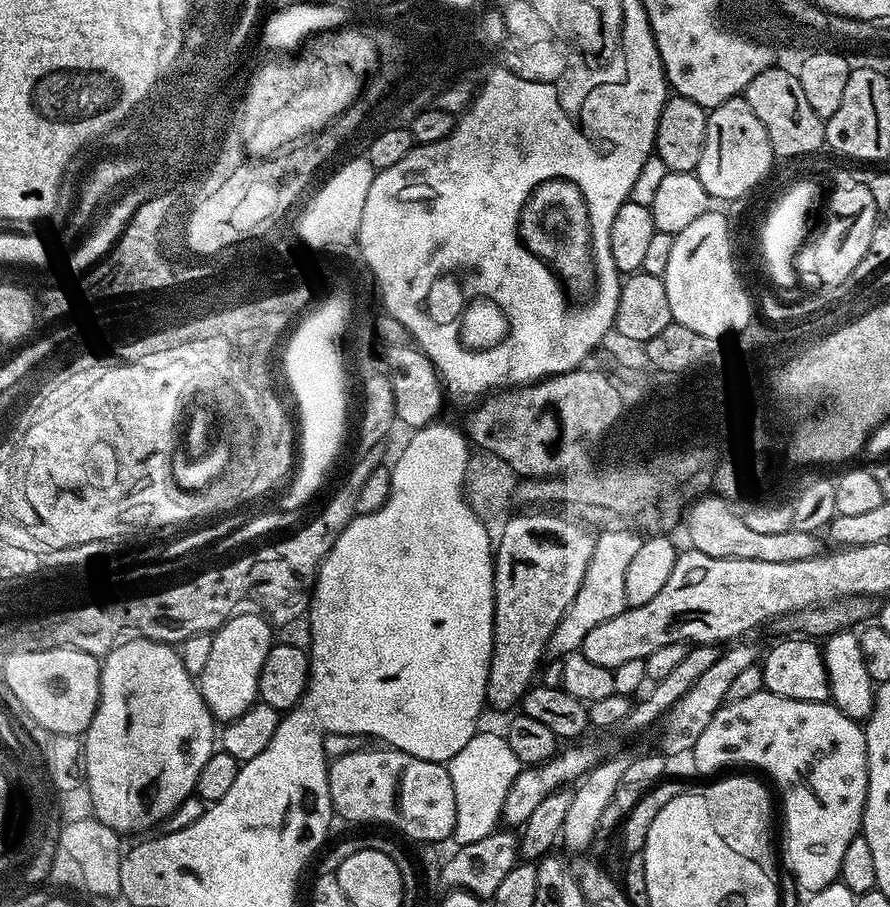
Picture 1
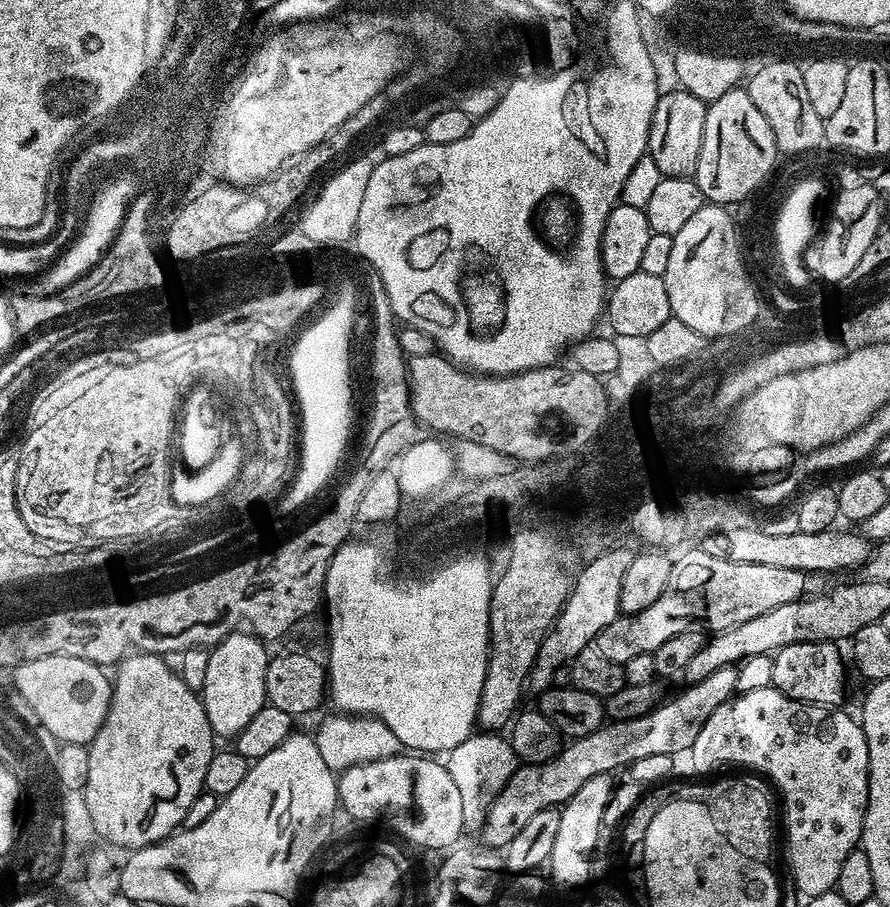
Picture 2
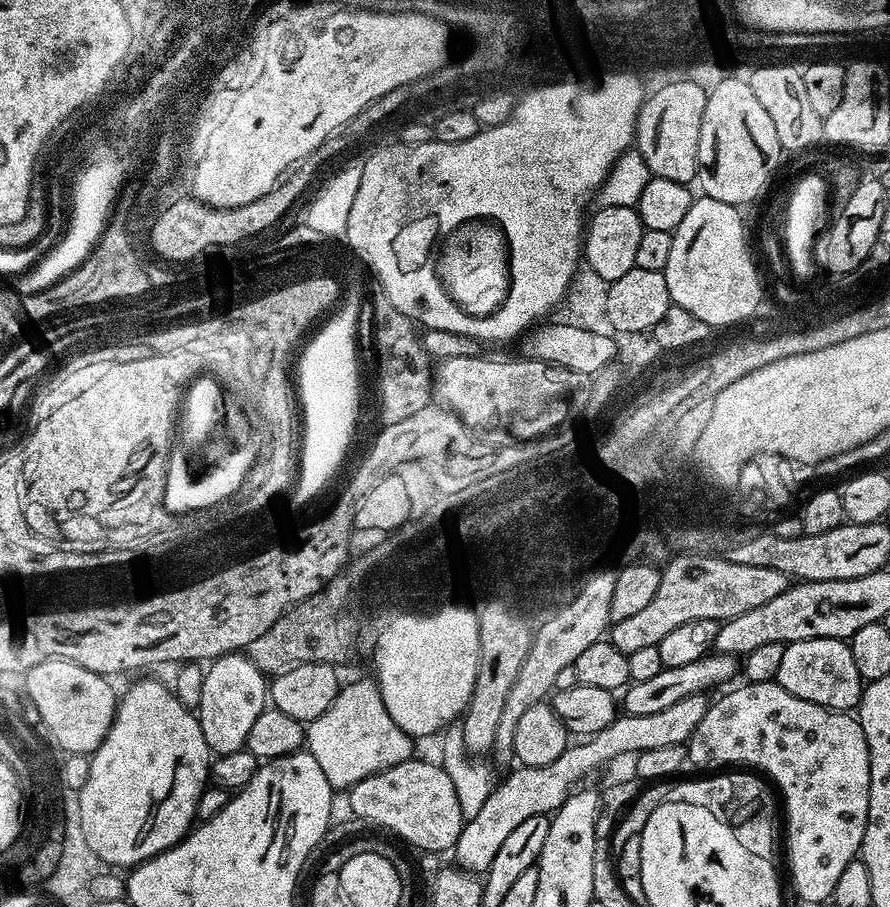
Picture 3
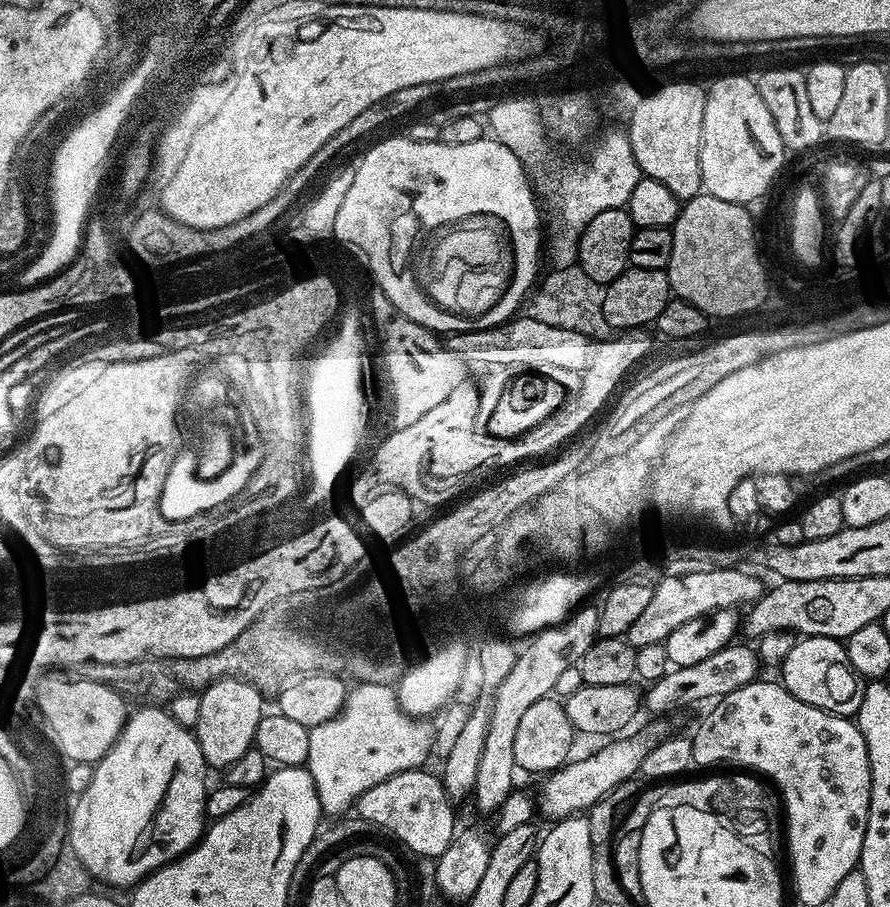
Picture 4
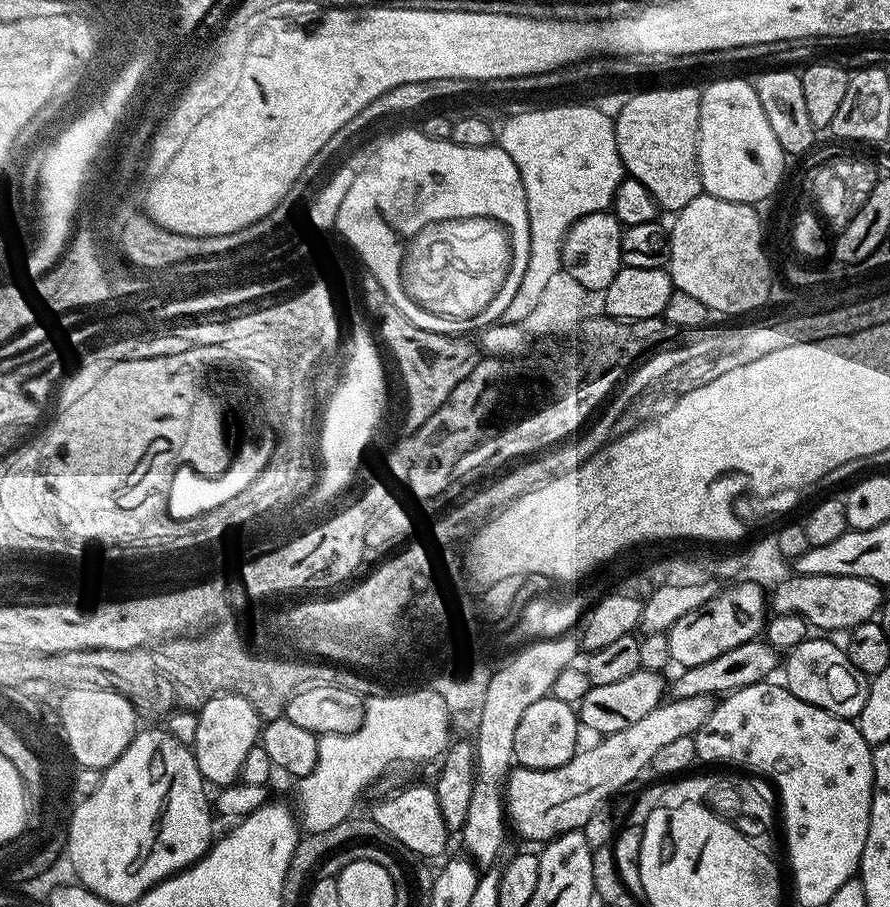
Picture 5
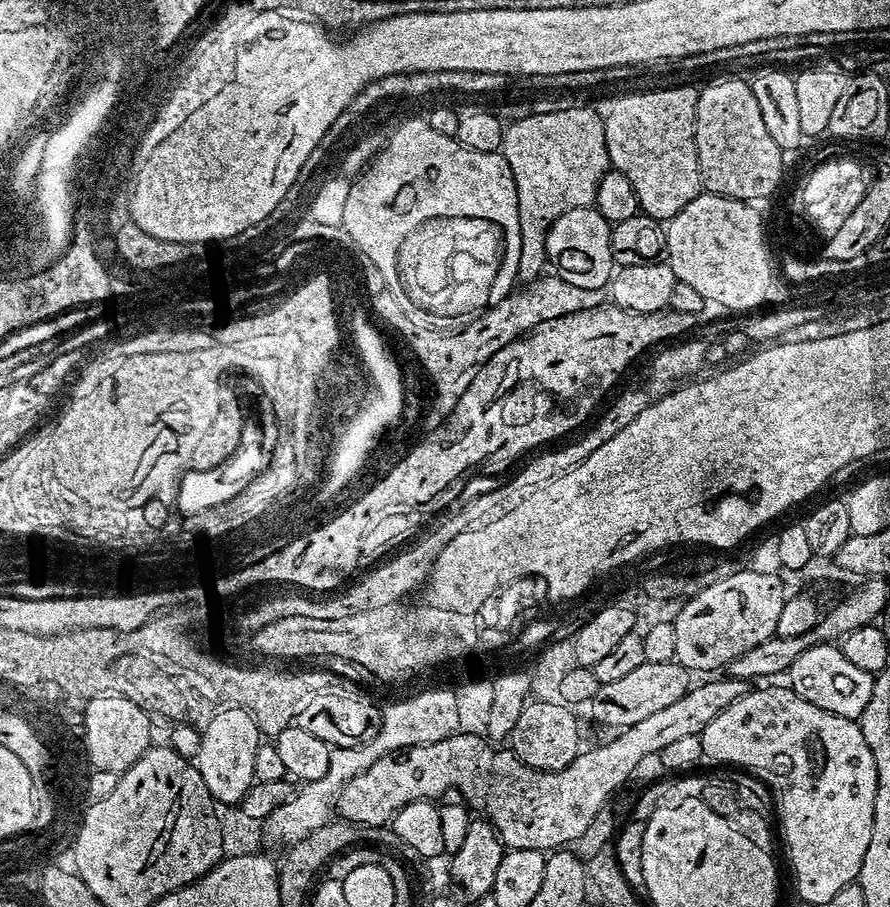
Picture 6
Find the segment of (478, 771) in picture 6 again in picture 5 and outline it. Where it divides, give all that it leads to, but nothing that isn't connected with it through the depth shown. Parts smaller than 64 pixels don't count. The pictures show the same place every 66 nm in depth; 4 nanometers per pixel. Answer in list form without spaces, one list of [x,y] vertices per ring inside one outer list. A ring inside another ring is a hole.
[[[715,695],[695,696],[694,698],[678,698],[677,700],[665,699],[657,708],[650,710],[646,718],[634,722],[634,726],[626,726],[626,730],[615,732],[609,736],[597,739],[597,744],[592,744],[588,749],[577,751],[576,755],[557,768],[521,768],[513,767],[504,781],[504,811],[507,823],[524,840],[540,840],[547,842],[555,836],[561,836],[567,832],[579,832],[583,829],[590,814],[601,811],[604,804],[615,792],[623,790],[627,784],[632,784],[651,765],[654,754],[667,746],[669,742],[675,742],[678,738],[687,736],[695,737],[700,727],[706,723],[706,718],[715,710],[718,703]]]

